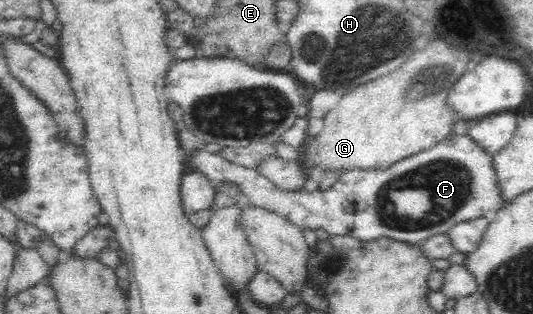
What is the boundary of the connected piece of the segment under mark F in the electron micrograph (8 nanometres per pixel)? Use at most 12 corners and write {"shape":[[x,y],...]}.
{"shape":[[468,135],[326,191],[276,189],[206,149],[190,166],[301,231],[418,245],[498,210]]}

